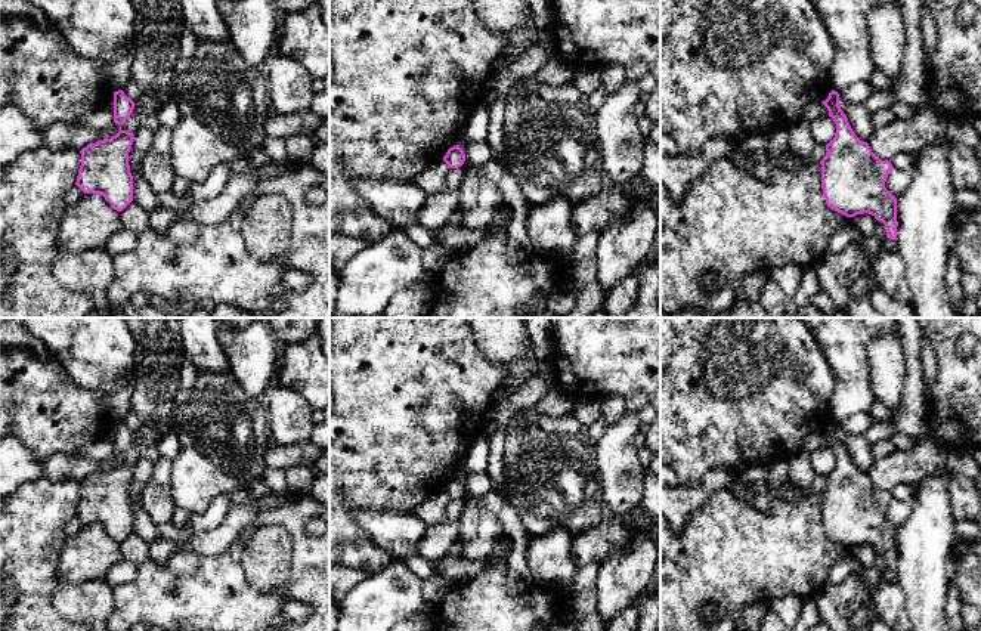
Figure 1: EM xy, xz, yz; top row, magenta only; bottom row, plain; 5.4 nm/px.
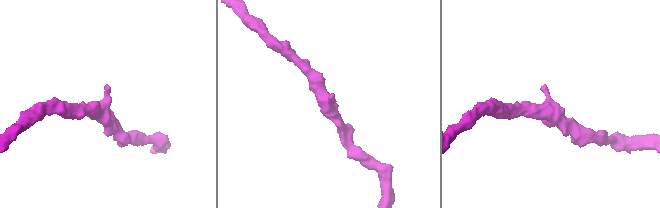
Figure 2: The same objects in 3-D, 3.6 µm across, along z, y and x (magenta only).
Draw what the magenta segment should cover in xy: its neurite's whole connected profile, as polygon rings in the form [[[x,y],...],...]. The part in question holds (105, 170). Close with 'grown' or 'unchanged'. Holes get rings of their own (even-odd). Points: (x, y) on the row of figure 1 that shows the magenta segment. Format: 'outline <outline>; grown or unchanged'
outline [[[120,130],[111,139],[90,143],[80,151],[81,166],[75,185],[84,194],[100,194],[117,211],[123,211],[133,201],[133,176],[129,152],[133,133]]]; unchanged

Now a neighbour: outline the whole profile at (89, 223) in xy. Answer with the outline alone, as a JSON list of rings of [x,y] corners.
[[[84,194],[83,198],[68,205],[58,228],[58,248],[65,253],[86,253],[92,248],[106,248],[112,235],[123,229],[120,211],[114,210],[111,204],[100,194]]]

